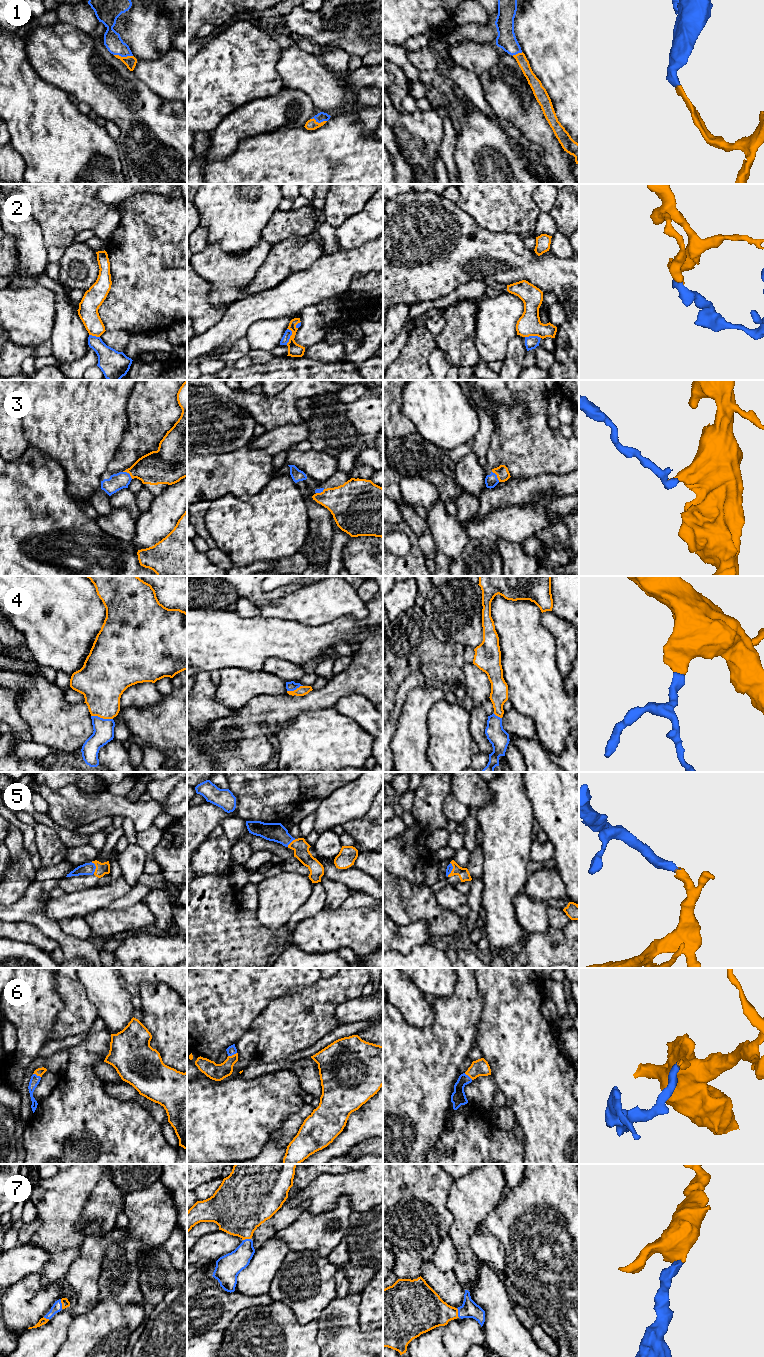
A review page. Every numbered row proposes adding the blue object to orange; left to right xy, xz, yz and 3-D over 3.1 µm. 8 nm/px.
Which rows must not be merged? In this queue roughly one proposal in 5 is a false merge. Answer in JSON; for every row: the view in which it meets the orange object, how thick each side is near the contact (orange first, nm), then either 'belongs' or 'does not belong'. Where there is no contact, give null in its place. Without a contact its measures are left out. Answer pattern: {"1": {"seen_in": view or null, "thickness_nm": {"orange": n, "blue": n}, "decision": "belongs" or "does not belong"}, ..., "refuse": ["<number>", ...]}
{"1": {"seen_in": "xy", "thickness_nm": {"orange": 100, "blue": 140}, "decision": "belongs"}, "2": {"seen_in": "xz", "thickness_nm": {"orange": 110, "blue": 60}, "decision": "does not belong"}, "3": {"seen_in": "xy", "thickness_nm": {"orange": 280, "blue": 140}, "decision": "belongs"}, "4": {"seen_in": "xy", "thickness_nm": {"orange": 340, "blue": 160}, "decision": "belongs"}, "5": {"seen_in": "xy", "thickness_nm": {"orange": 100, "blue": 100}, "decision": "belongs"}, "6": {"seen_in": "xz", "thickness_nm": {"orange": 140, "blue": 80}, "decision": "belongs"}, "7": {"seen_in": "xy", "thickness_nm": {"orange": 60, "blue": 80}, "decision": "belongs"}, "refuse": ["2"]}

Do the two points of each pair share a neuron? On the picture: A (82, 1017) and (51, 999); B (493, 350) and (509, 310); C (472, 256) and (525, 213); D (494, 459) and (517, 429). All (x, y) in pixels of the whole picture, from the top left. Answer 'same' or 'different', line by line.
A: different
B: same
C: different
D: same

